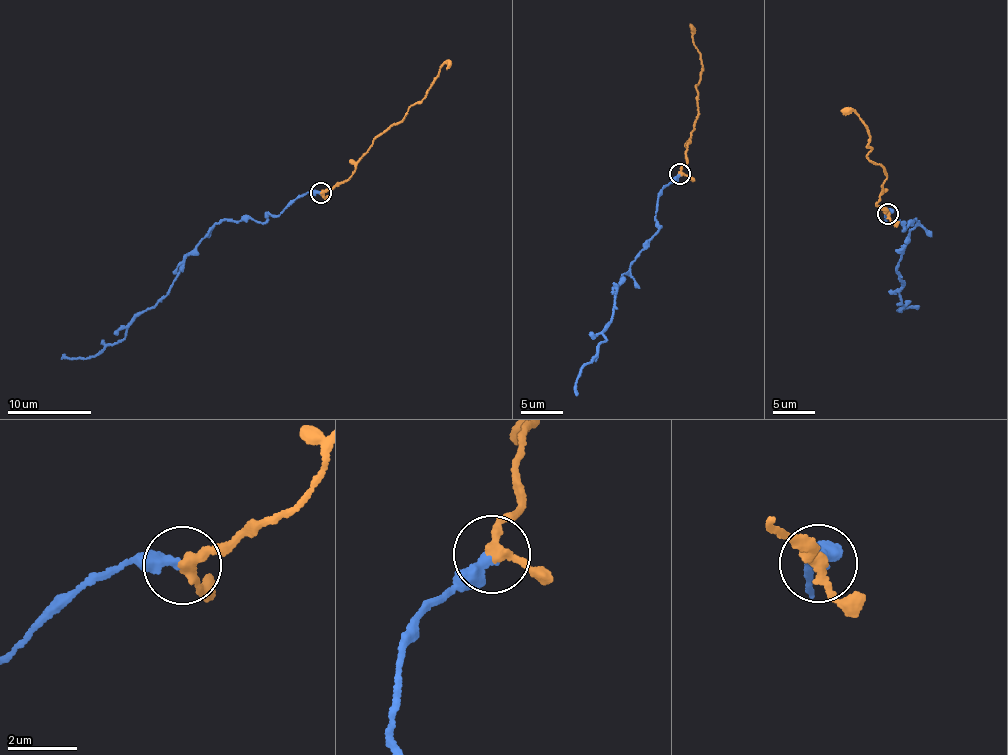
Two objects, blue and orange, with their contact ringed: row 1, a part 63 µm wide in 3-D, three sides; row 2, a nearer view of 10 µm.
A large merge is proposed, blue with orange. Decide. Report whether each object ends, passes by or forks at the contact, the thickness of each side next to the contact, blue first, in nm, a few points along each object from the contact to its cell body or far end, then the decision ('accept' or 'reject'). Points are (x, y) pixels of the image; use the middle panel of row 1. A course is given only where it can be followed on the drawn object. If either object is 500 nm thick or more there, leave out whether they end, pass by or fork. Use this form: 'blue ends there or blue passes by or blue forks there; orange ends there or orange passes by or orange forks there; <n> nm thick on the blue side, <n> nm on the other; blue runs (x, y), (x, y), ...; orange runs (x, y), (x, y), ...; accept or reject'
blue ends there; orange passes by; 380 nm thick on the blue side, 280 nm on the other; blue runs (679, 173), (659, 196), (659, 229), (613, 291), (616, 300), (604, 340), (586, 363), (575, 395); orange runs (679, 173), (686, 161), (685, 155), (698, 112), (696, 87), (702, 66), (689, 24); accept

